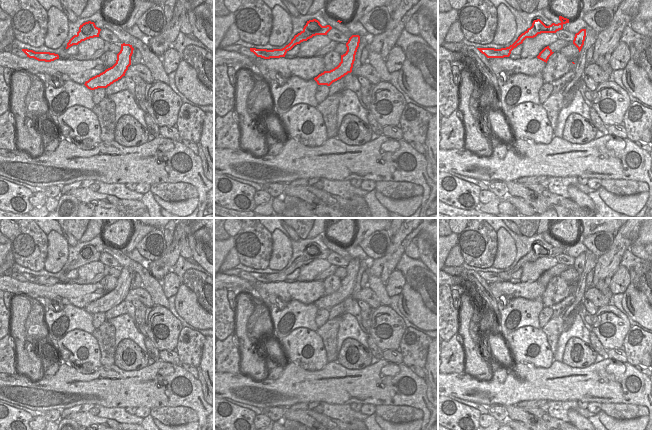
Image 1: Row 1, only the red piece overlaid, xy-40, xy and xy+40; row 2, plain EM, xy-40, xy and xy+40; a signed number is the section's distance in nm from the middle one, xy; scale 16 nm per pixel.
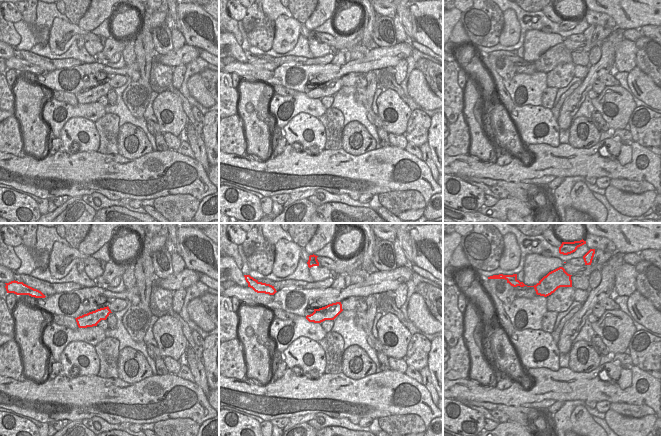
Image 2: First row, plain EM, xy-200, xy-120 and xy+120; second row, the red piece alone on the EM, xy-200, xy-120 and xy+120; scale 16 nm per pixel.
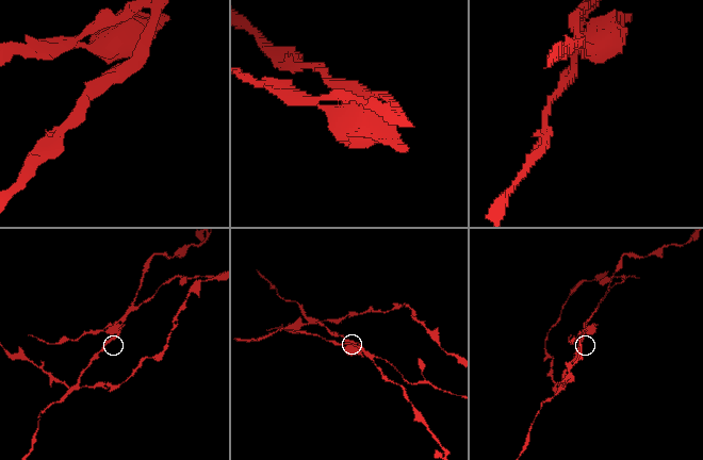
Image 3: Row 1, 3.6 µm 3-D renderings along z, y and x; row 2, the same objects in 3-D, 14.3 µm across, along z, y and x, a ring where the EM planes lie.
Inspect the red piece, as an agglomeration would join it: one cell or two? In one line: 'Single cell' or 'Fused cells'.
Fused cells

